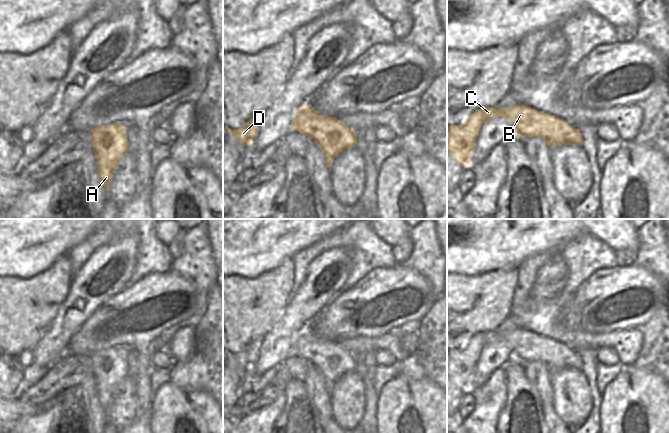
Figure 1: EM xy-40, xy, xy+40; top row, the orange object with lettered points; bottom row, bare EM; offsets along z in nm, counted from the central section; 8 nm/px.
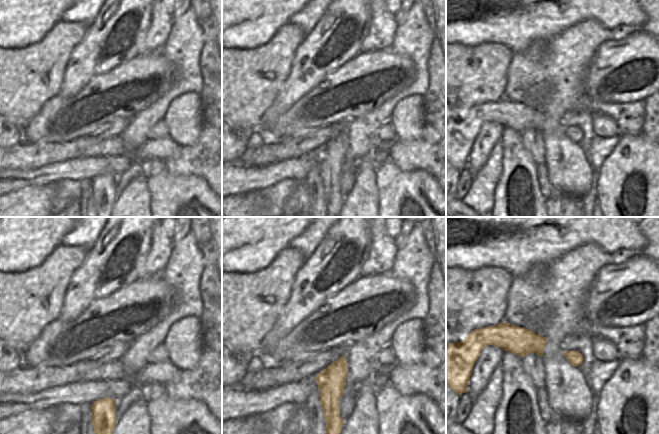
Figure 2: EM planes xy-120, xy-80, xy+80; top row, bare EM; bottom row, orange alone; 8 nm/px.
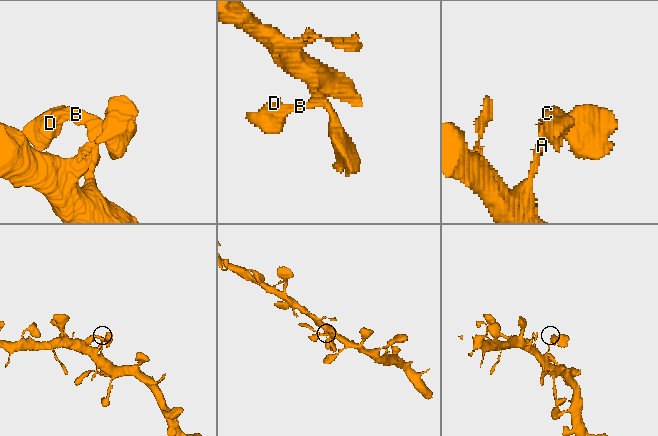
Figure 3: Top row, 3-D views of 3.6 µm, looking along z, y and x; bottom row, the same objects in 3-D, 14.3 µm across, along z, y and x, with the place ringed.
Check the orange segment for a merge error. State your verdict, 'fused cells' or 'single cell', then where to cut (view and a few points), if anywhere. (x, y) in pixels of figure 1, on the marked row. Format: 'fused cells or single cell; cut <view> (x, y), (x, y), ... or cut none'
single cell; cut none

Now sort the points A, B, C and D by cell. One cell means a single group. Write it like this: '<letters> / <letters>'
A B C D

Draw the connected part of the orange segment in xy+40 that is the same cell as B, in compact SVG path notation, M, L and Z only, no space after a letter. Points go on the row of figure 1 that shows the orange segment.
M514 105L506 109L496 107L484 107L473 111L460 125L450 125L447 127L447 153L458 163L465 167L471 165L471 154L475 148L475 142L483 124L492 117L506 117L513 126L513 133L522 139L528 137L540 137L544 139L550 147L556 145L578 145L581 146L583 136L579 129L572 127L566 121L548 113L538 111L527 105Z

